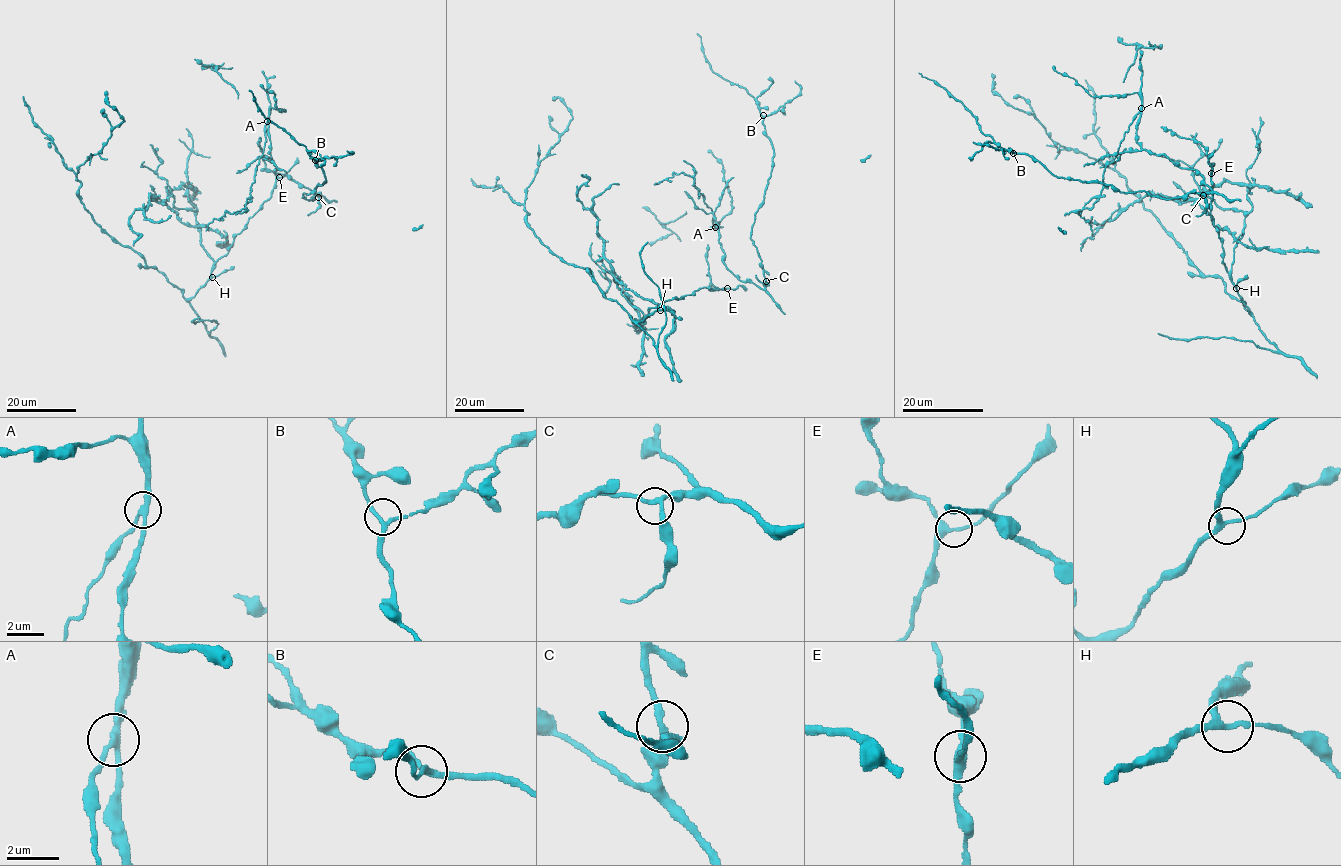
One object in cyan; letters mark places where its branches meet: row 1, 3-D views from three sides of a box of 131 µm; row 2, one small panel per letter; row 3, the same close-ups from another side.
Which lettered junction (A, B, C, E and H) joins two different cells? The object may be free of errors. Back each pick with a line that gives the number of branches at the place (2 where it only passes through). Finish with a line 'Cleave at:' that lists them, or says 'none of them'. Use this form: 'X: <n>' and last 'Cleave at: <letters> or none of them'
A: 3
Cleave at: A

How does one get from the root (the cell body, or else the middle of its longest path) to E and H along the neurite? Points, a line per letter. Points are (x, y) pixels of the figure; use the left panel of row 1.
E: (235, 236), (270, 197), (279, 177)
H: (235, 236), (229, 251), (213, 265), (212, 277)

